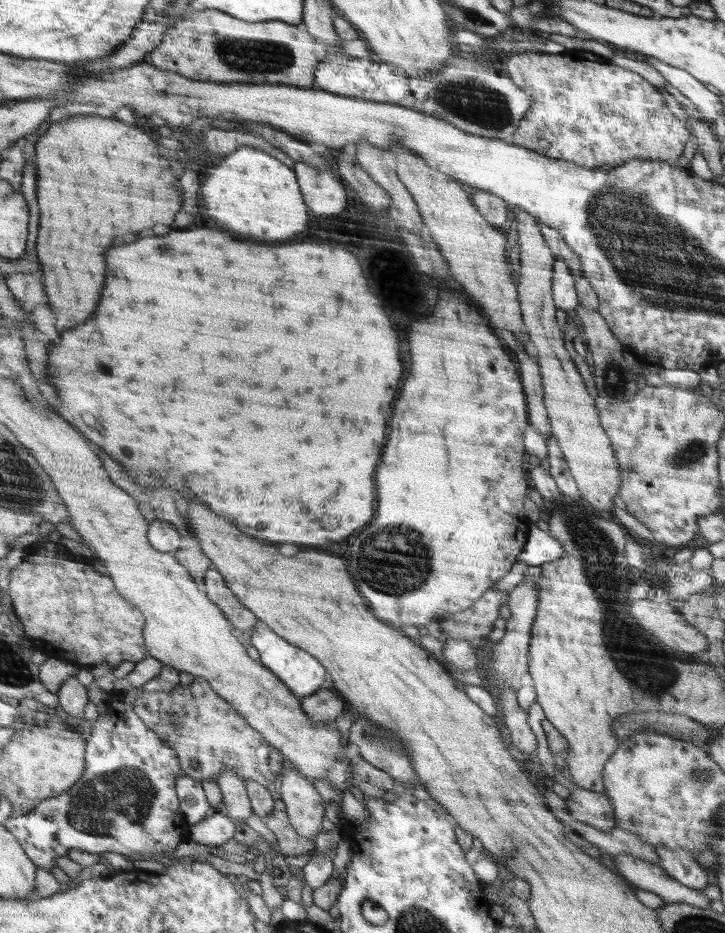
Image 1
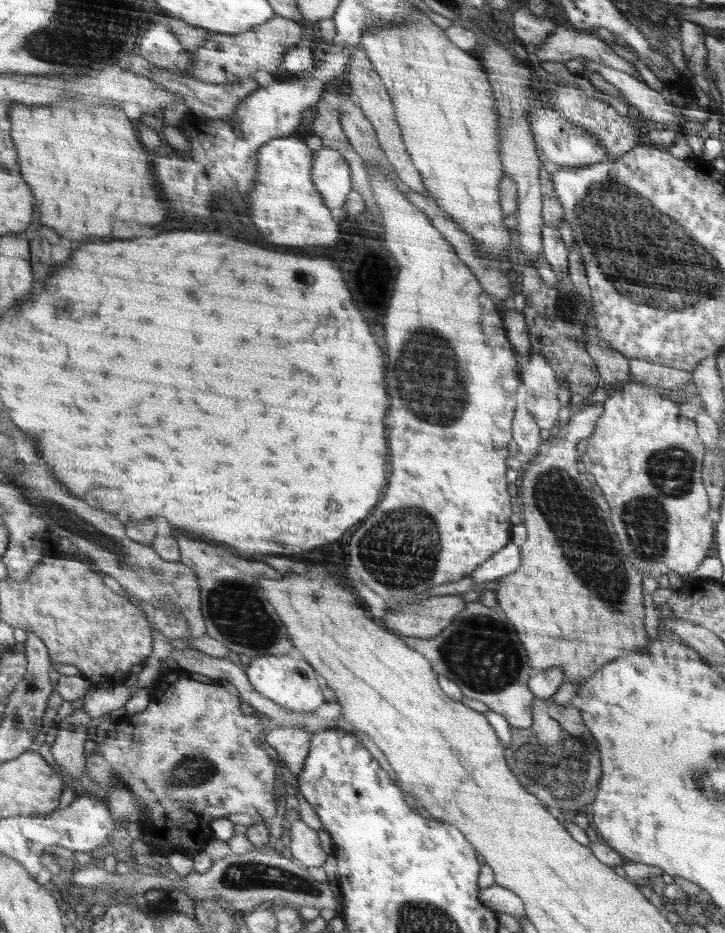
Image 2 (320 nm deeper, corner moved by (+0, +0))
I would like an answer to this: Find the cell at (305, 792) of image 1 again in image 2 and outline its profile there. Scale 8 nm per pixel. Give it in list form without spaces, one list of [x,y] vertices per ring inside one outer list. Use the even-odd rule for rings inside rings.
[[[297,820],[287,826],[291,836],[290,852],[292,858],[301,866],[321,867],[328,857],[320,846],[318,834],[310,829],[302,820]]]

